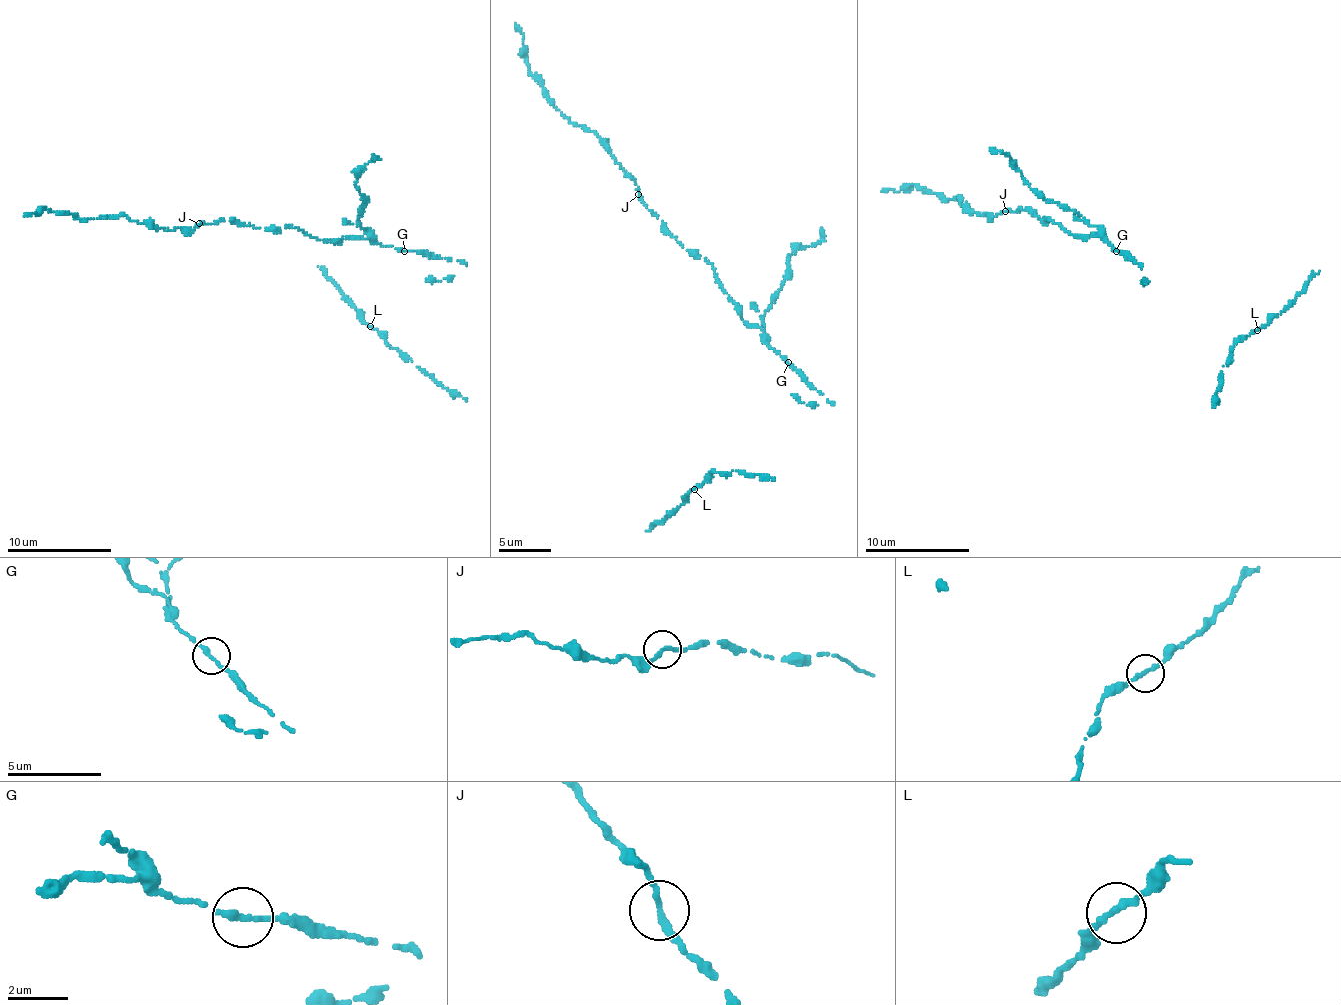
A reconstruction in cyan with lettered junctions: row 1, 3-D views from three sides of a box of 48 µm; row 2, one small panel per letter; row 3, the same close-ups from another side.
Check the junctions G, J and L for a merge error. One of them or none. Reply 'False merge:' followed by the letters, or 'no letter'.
False merge: no letter

